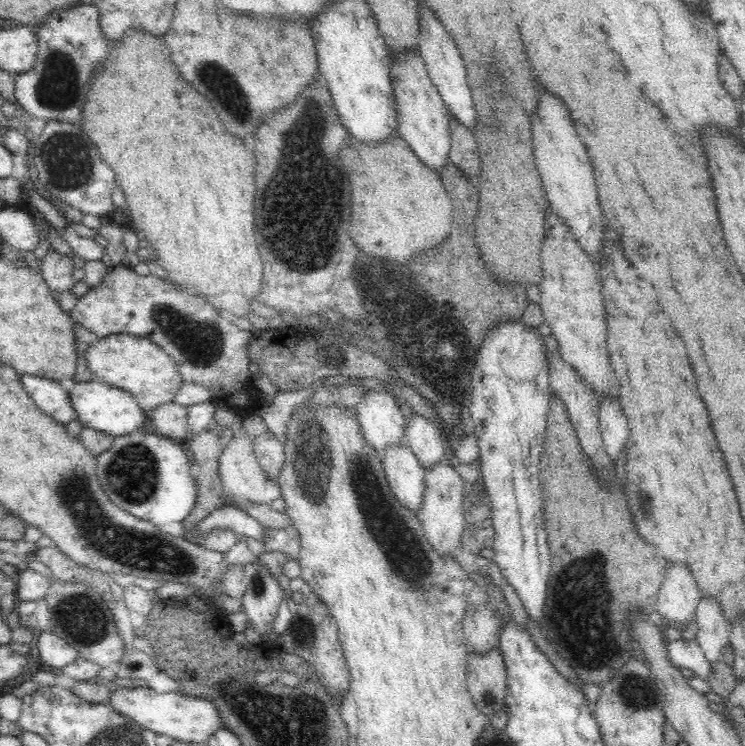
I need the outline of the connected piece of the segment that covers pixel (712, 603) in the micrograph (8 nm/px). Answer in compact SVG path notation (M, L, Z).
M702 596L693 618L698 625L695 639L700 643L706 661L710 666L715 665L722 659L722 649L729 644L729 622L722 613L720 601L712 596Z

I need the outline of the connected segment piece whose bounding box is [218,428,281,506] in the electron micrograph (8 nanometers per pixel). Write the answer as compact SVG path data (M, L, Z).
M240 428L231 442L222 451L219 458L220 466L218 475L223 485L222 502L237 506L244 499L254 501L256 503L271 503L273 500L281 496L281 487L276 479L270 479L256 458L253 451L252 439L246 429Z

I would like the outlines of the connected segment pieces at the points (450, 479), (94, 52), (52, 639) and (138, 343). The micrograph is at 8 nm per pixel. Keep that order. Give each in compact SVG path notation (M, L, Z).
M441 463L425 468L423 479L424 483L426 483L426 490L424 490L424 497L422 497L417 515L422 523L424 534L430 541L430 545L440 555L457 557L457 553L460 550L461 534L465 527L462 510L462 500L464 500L462 490L465 484L455 468Z
M80 1L72 8L52 11L46 17L46 20L37 26L38 30L35 31L38 45L36 62L28 72L16 75L16 82L14 82L14 98L22 106L22 110L44 119L46 123L49 120L60 120L74 125L81 124L87 82L94 74L96 66L108 54L108 40L102 33L99 18L100 13L98 13L98 8L93 3L84 4Z
M51 630L42 631L37 638L37 646L42 659L42 664L62 668L66 664L72 664L74 660L82 659L76 647L68 644L64 639L58 637Z
M126 332L100 337L88 348L86 361L88 369L95 375L97 380L128 392L134 397L140 408L147 413L150 413L156 406L160 406L160 404L172 401L176 392L178 392L183 384L176 364L169 354L163 352L150 339L134 336Z

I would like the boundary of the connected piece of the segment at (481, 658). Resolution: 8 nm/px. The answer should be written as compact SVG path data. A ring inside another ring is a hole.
M500 647L482 653L468 650L467 689L478 710L488 718L504 707L507 681L506 665Z

